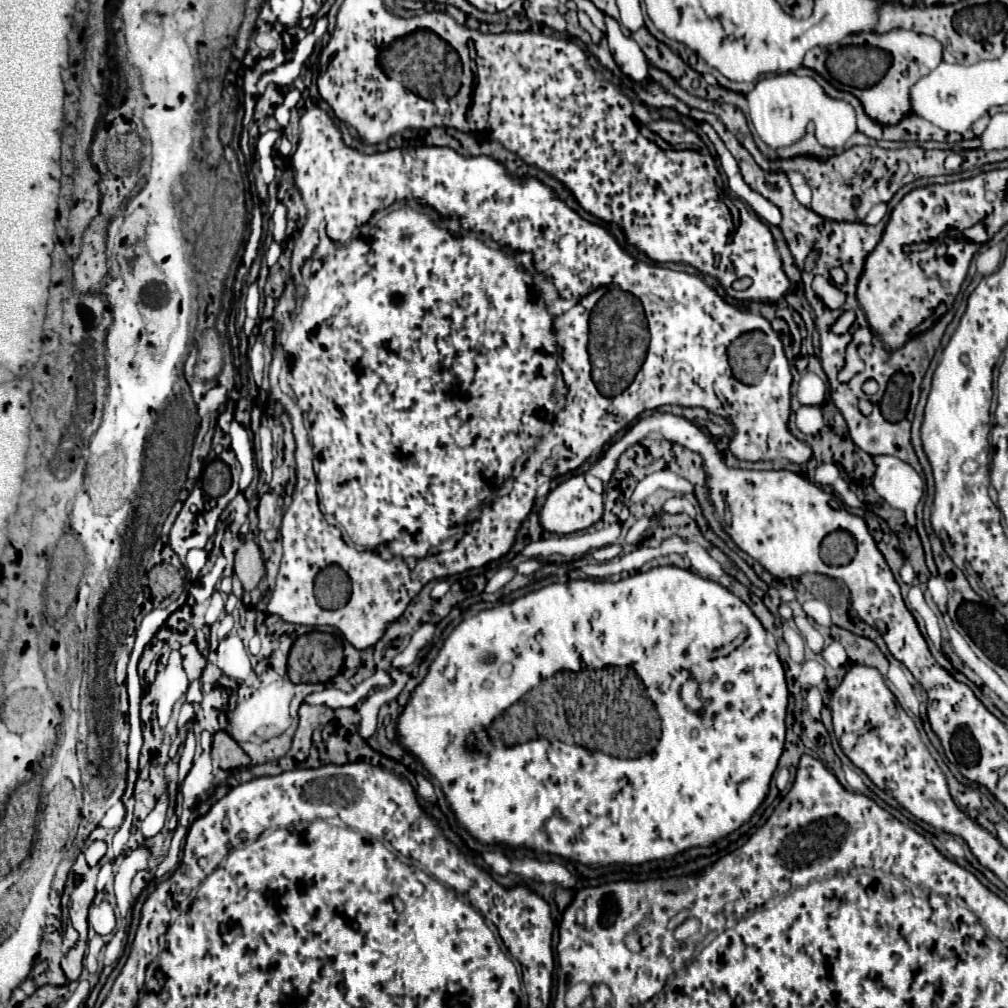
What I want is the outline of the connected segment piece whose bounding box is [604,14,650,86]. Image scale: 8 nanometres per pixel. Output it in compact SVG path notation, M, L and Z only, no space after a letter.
M604 14L604 24L606 24L608 46L610 46L610 52L616 60L616 64L622 68L624 74L628 74L632 80L636 80L644 86L650 80L648 62L644 58L644 52L640 50L640 46L636 46L636 42L630 36L626 36L622 32L620 24L614 18L610 18L608 14Z

